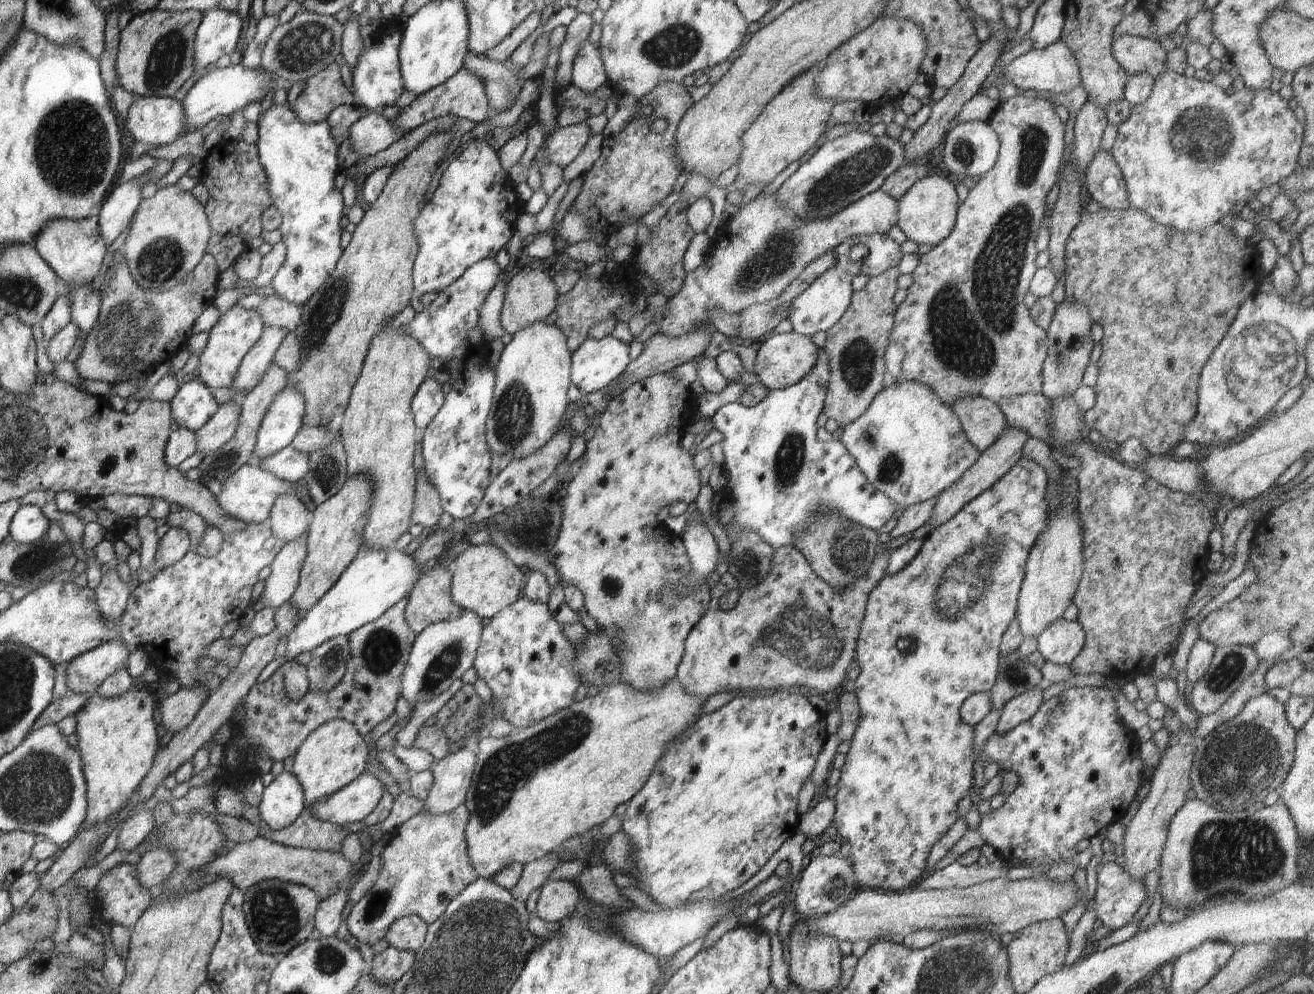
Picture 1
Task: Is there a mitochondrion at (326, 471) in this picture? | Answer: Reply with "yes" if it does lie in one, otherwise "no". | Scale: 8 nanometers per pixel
yes

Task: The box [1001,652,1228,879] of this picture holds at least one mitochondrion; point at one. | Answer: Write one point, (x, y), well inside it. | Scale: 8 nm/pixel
(1015, 675)

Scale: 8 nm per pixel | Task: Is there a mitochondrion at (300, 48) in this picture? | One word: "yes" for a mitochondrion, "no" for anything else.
yes

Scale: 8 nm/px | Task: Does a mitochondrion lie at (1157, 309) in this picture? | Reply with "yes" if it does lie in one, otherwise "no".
no

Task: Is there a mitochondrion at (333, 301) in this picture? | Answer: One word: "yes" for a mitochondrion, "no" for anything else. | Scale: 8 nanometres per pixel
yes

